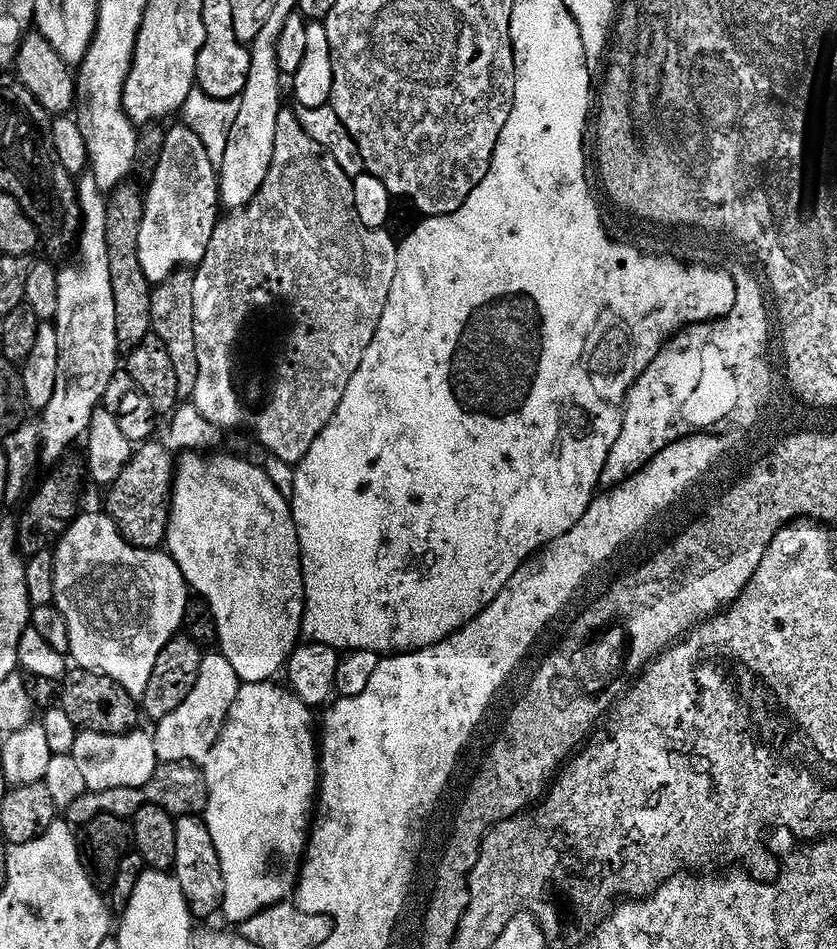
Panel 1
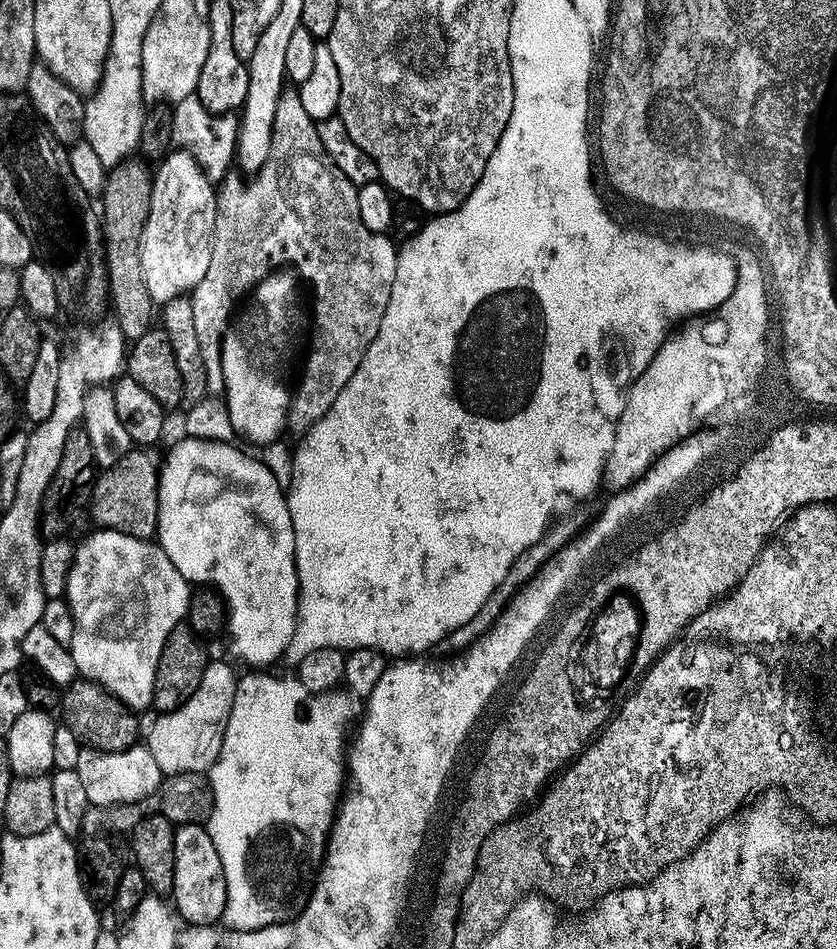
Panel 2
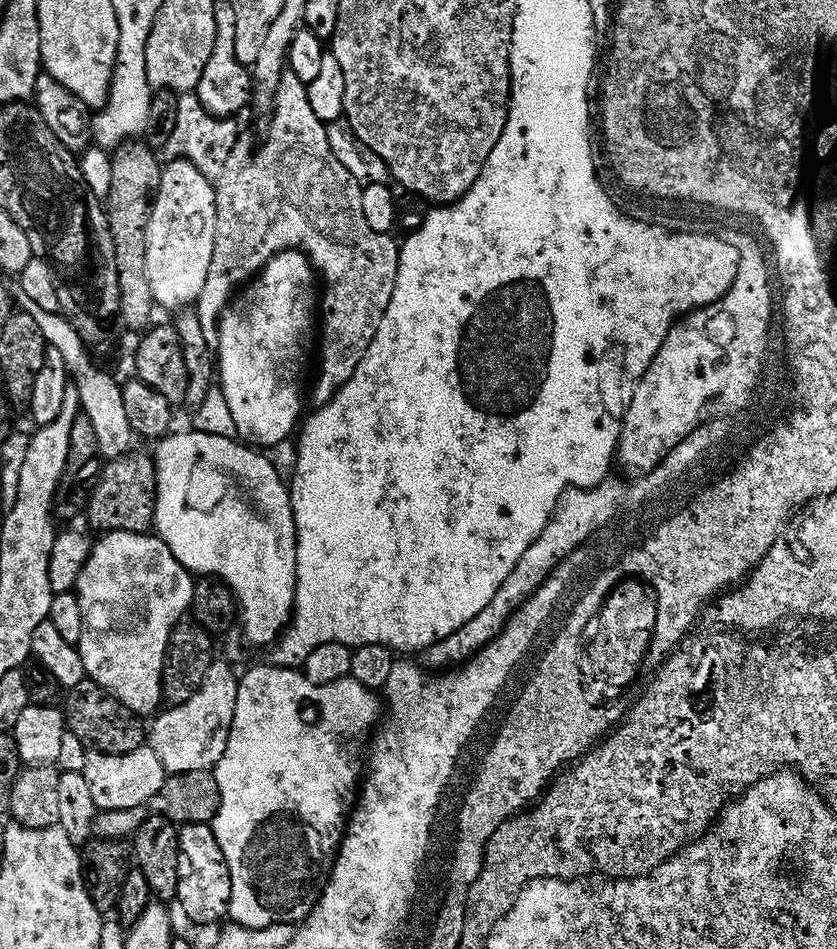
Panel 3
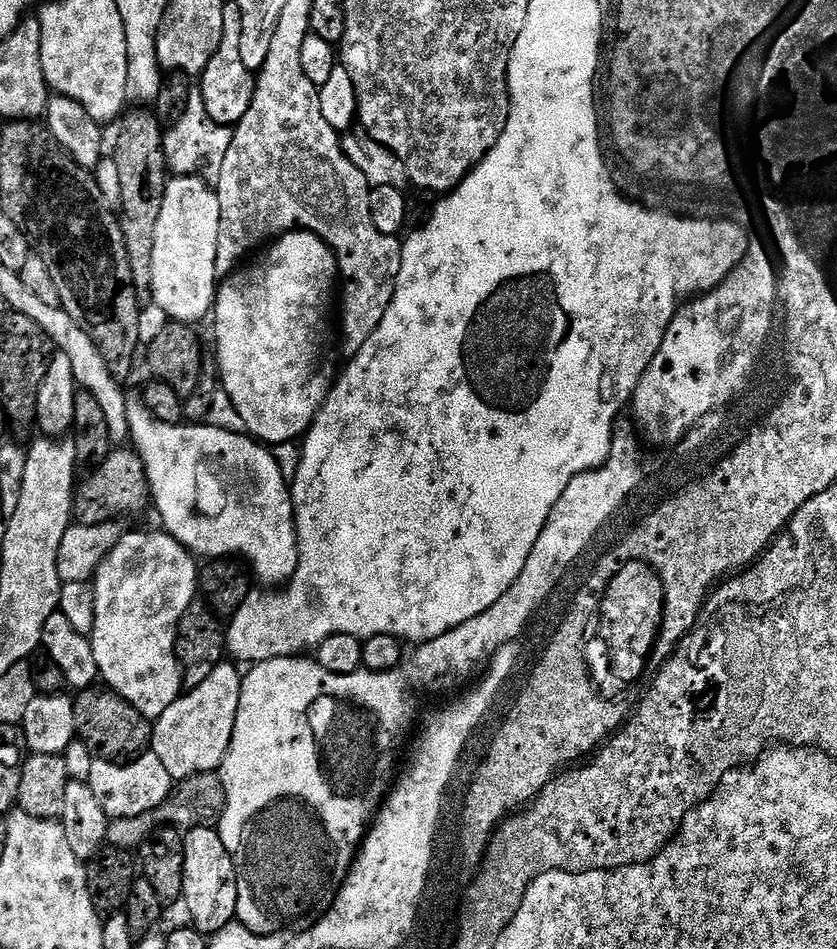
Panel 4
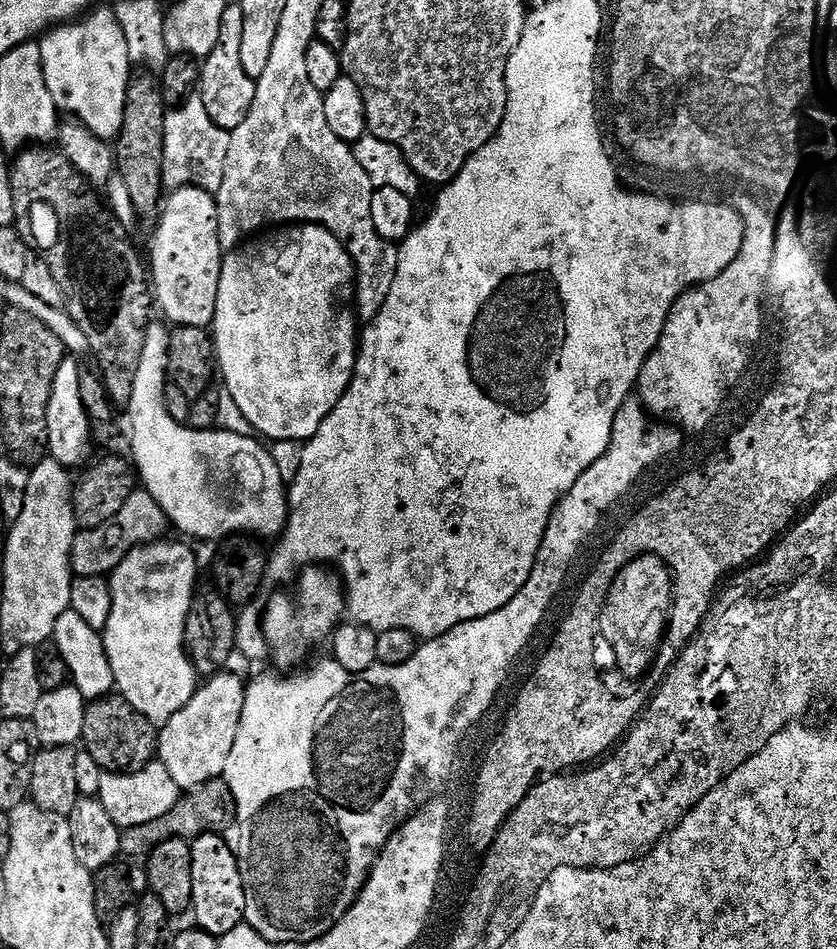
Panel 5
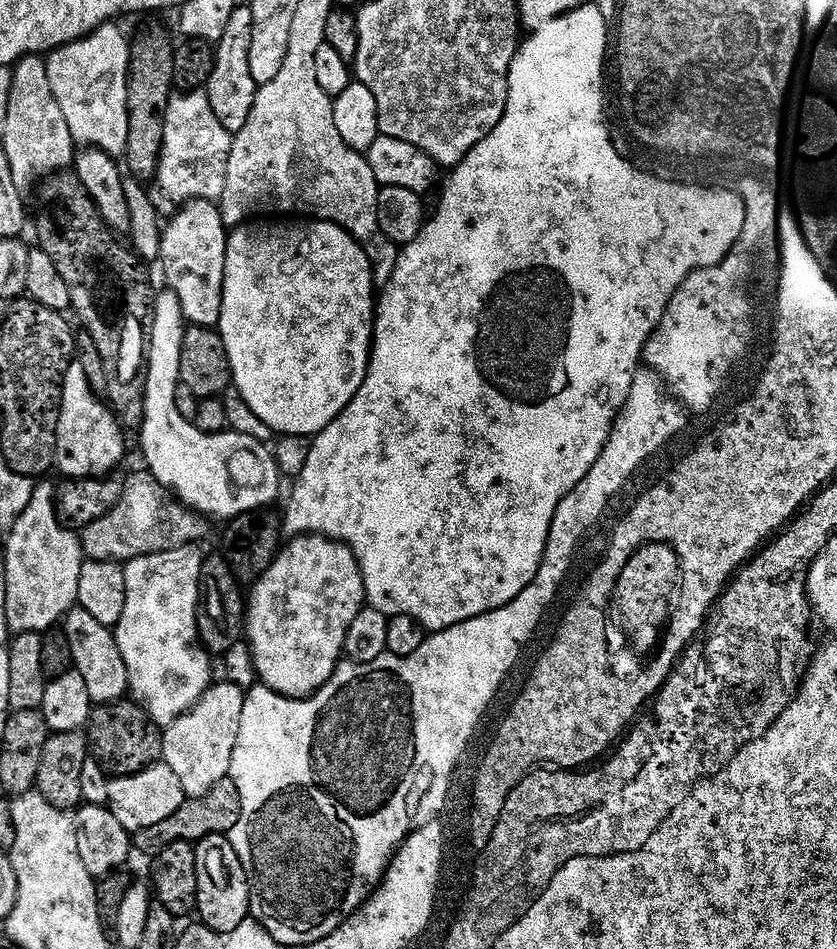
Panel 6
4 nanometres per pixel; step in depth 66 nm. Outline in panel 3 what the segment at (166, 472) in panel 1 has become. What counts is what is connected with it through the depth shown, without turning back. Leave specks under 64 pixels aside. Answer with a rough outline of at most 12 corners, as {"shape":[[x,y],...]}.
{"shape":[[133,451],[103,465],[86,509],[97,533],[148,534],[156,461]]}

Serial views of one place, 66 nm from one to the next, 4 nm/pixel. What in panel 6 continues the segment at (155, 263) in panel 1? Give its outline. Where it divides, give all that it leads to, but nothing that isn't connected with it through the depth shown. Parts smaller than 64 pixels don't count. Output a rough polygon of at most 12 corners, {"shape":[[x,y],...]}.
{"shape":[[192,200],[160,240],[189,325],[215,329],[229,233]]}

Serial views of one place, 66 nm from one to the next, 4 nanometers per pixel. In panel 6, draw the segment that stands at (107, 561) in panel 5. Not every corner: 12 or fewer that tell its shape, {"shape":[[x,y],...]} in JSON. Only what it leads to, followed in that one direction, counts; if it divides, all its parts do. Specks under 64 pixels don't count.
{"shape":[[153,478],[83,529],[87,559],[127,562],[196,544],[197,513]]}

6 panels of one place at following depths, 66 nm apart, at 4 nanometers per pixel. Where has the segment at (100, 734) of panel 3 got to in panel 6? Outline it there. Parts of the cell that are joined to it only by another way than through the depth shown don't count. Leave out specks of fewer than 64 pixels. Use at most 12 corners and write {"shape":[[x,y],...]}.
{"shape":[[135,702],[93,707],[88,747],[109,777],[163,757],[164,733]]}

